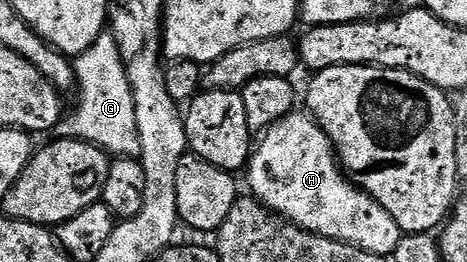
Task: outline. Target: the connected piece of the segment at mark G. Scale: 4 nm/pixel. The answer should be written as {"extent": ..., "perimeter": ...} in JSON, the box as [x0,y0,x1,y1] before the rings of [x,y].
{"extent":[47,30,141,158],"perimeter":[[[105,30],[85,52],[74,57],[73,65],[76,85],[81,92],[79,106],[74,114],[68,113],[59,119],[47,132],[48,139],[77,139],[91,142],[116,157],[138,158],[141,142],[137,132],[136,105],[115,35]]]}

